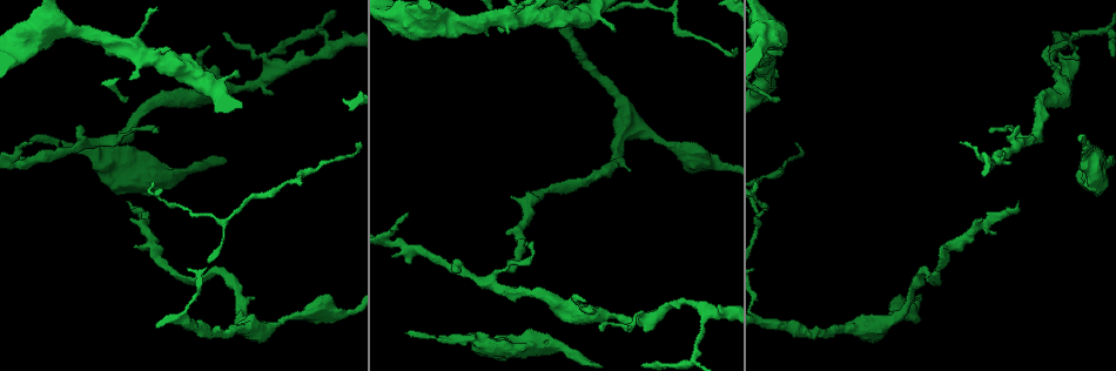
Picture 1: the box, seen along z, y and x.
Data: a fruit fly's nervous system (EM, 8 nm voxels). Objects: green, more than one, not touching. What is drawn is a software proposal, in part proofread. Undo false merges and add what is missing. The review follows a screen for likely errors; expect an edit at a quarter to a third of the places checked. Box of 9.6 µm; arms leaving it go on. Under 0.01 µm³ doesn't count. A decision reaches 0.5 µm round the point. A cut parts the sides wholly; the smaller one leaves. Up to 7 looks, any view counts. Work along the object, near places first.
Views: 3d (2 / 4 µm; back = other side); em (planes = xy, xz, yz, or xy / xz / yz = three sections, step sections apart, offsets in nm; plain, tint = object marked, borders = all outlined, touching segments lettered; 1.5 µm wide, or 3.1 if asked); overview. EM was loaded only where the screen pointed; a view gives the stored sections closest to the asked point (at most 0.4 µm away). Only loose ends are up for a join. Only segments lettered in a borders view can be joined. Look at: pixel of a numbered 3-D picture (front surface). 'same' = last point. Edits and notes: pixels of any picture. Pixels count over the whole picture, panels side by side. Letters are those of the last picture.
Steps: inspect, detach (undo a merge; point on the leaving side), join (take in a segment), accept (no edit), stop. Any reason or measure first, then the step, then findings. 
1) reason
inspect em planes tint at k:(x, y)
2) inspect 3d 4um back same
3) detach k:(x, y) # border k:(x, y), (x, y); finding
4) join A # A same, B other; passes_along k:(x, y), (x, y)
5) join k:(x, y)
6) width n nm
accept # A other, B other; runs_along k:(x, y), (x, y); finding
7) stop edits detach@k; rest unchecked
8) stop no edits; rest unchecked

thick turns thin
inspect 3d 4um at 1:(1088, 151)

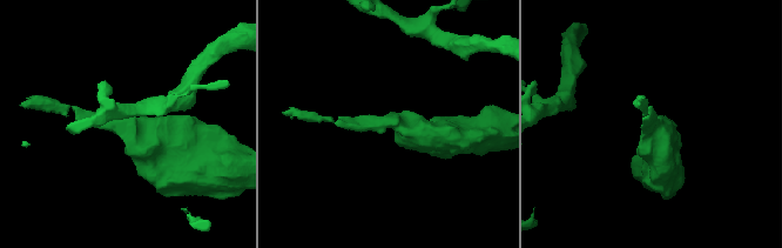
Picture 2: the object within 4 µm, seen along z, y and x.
need the tissue
inspect em planes borders at 2:(393, 121)

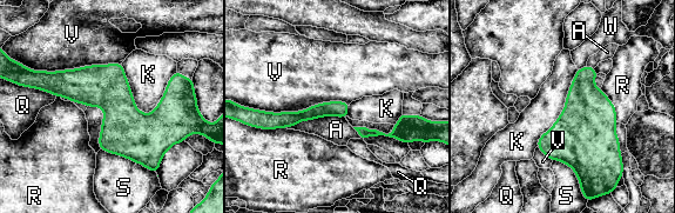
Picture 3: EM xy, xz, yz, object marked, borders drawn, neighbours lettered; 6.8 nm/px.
longest_contact V 600 nm
accept # A other, K other, Q other, R other, S other, V other, W other; one cell here

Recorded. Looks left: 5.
free end
inspect 3d 4um at 1:(128, 203)

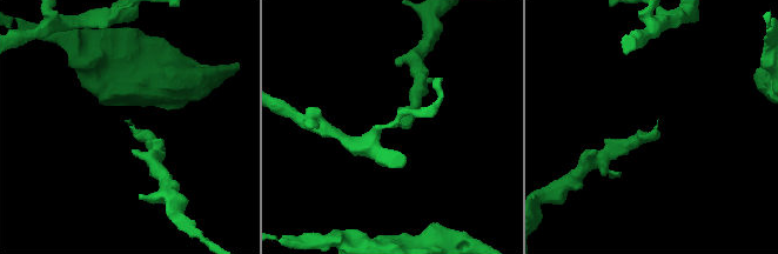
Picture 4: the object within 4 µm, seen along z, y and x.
need the tissue
inspect em planes plain at 4:(657, 121)

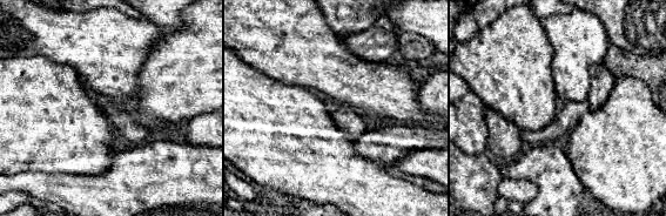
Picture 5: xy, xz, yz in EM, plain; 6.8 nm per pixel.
inspect em planes borders same

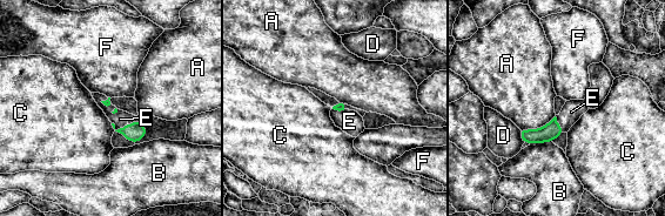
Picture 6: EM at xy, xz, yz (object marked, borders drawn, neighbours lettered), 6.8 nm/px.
join 6:(120, 119) # A other, B other, C other, D other, E same, F other; passes_along 6:(135, 132), (123, 126), (120, 119); it goes on there

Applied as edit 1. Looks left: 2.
side arm on a straight run
inspect em planes borders at 1:(1058, 49)

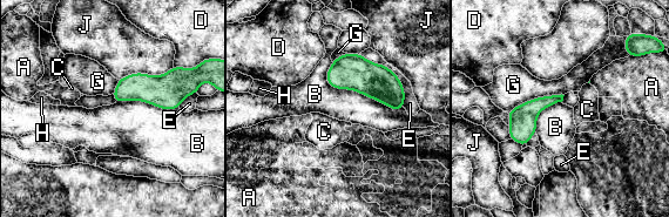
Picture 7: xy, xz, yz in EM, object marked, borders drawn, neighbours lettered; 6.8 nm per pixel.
longest_contact B 600 nm
accept # A other, B other, C other, D other, E other, G other, H other, J other; border 7:(330, 63), (332, 87), (403, 108); continuous, no second cell

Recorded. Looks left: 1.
stop edits join@6; rest unchecked

